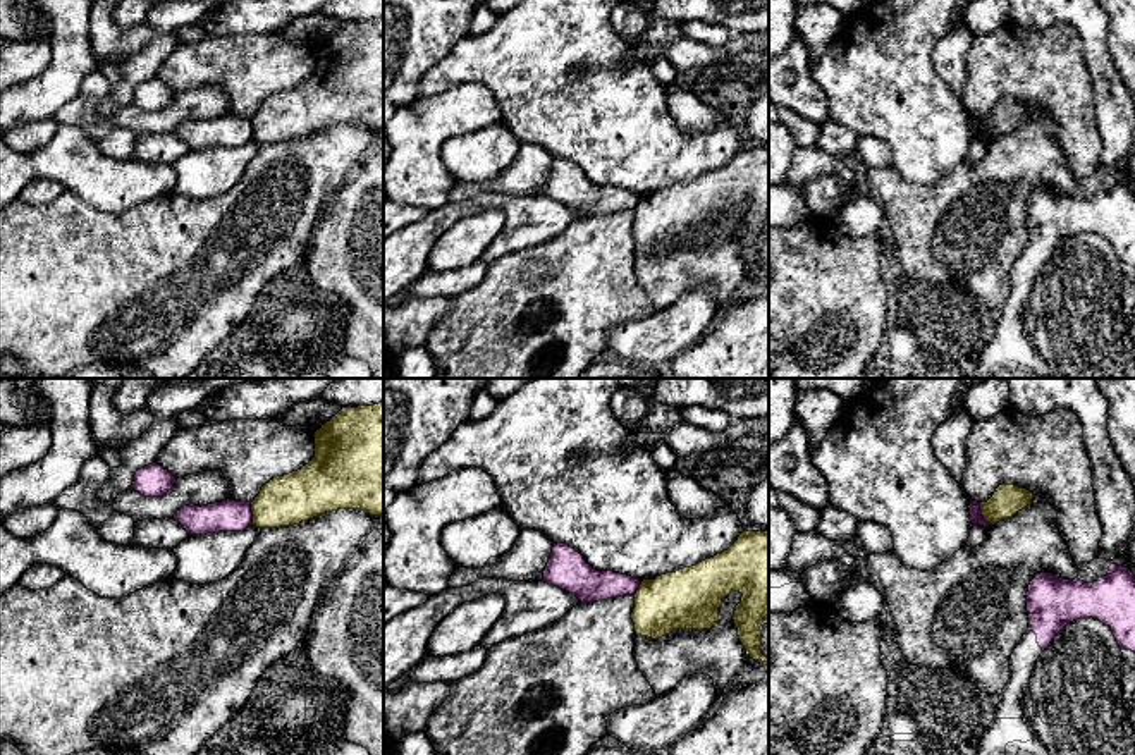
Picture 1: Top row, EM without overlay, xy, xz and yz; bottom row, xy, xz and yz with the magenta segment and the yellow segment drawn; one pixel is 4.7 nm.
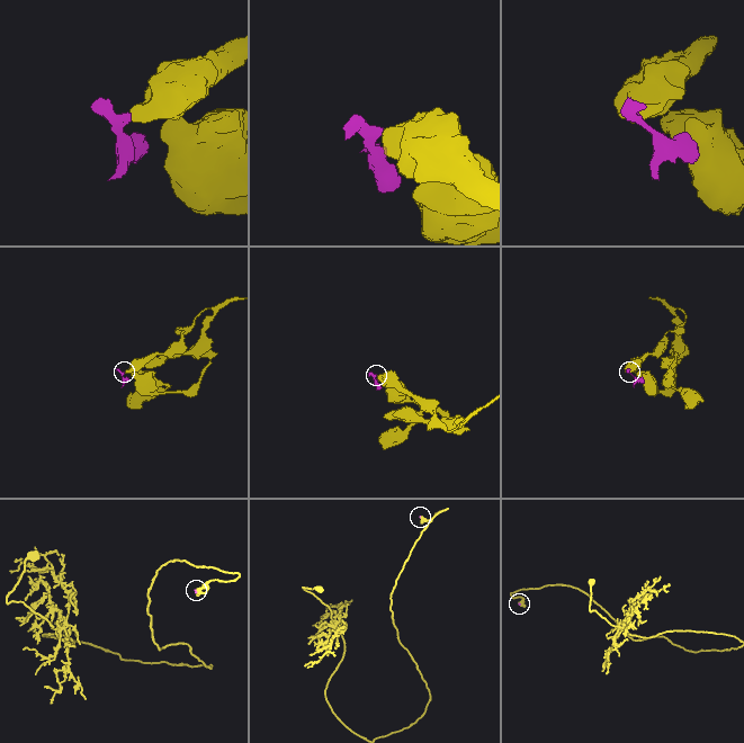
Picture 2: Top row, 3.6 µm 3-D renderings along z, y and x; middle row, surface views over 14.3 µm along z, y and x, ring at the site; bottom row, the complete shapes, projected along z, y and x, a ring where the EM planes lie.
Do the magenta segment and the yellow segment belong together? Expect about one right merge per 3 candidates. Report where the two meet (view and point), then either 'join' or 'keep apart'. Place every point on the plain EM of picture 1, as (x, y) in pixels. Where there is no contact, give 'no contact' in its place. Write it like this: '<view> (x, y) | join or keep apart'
xy (251, 129) | keep apart

